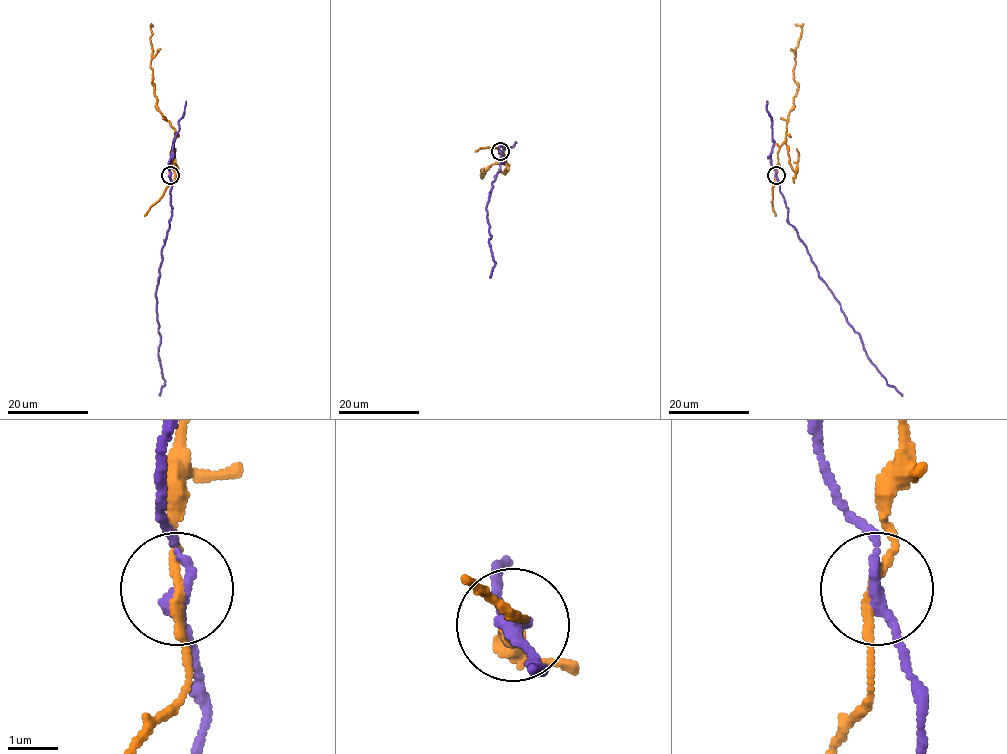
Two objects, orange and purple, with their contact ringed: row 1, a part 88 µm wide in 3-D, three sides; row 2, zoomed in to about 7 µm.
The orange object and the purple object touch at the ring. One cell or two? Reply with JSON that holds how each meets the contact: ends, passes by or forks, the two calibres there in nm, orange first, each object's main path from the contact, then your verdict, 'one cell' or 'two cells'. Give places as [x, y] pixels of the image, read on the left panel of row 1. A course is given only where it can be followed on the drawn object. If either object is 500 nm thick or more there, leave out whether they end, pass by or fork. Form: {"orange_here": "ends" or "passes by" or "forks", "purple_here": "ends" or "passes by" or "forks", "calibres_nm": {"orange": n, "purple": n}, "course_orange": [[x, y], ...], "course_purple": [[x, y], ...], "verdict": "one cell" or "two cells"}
{"orange_here": "passes by", "purple_here": "passes by", "calibres_nm": {"orange": 150, "purple": 260}, "course_orange": [[169, 174], [174, 129], [157, 109], [150, 66], [151, 24]], "course_purple": [[169, 174], [170, 221], [162, 247], [155, 294], [160, 335], [158, 358], [164, 383], [159, 396]], "verdict": "two cells"}

